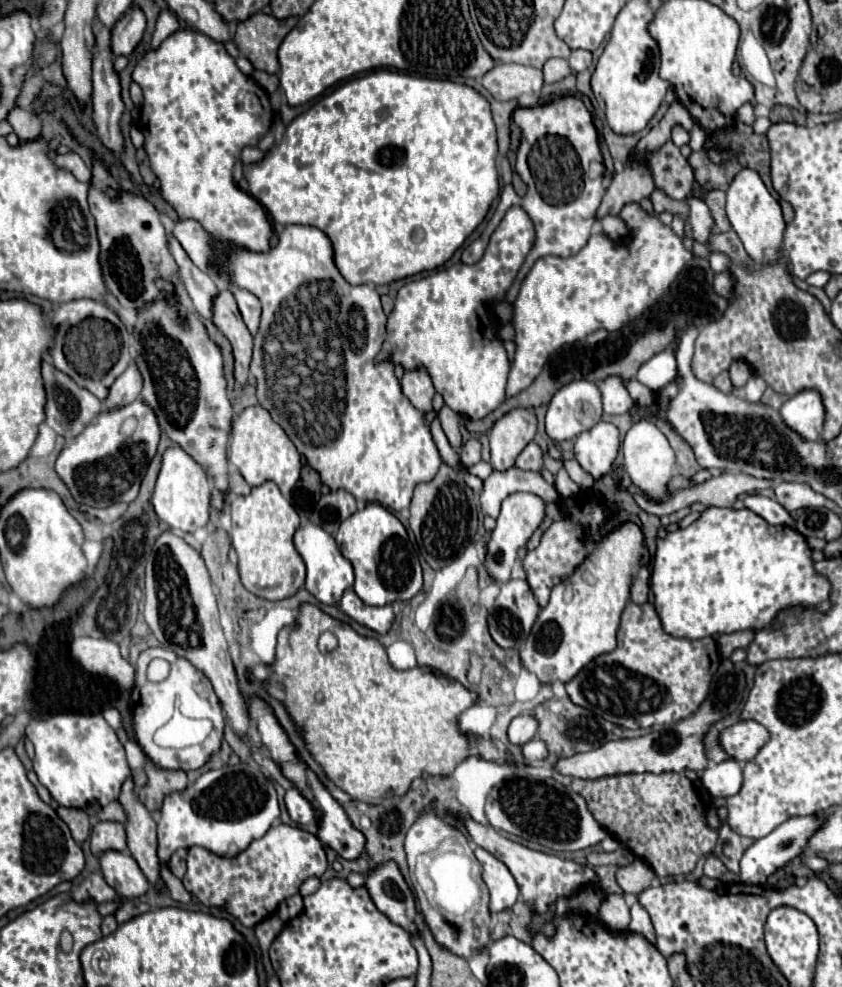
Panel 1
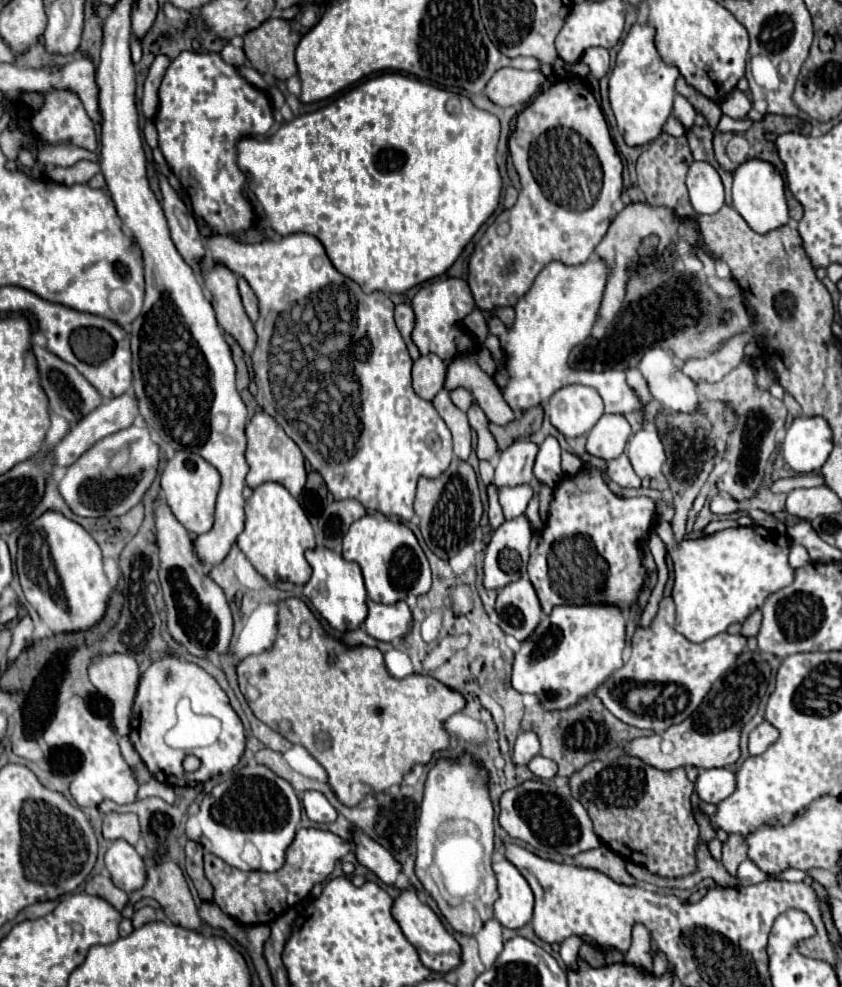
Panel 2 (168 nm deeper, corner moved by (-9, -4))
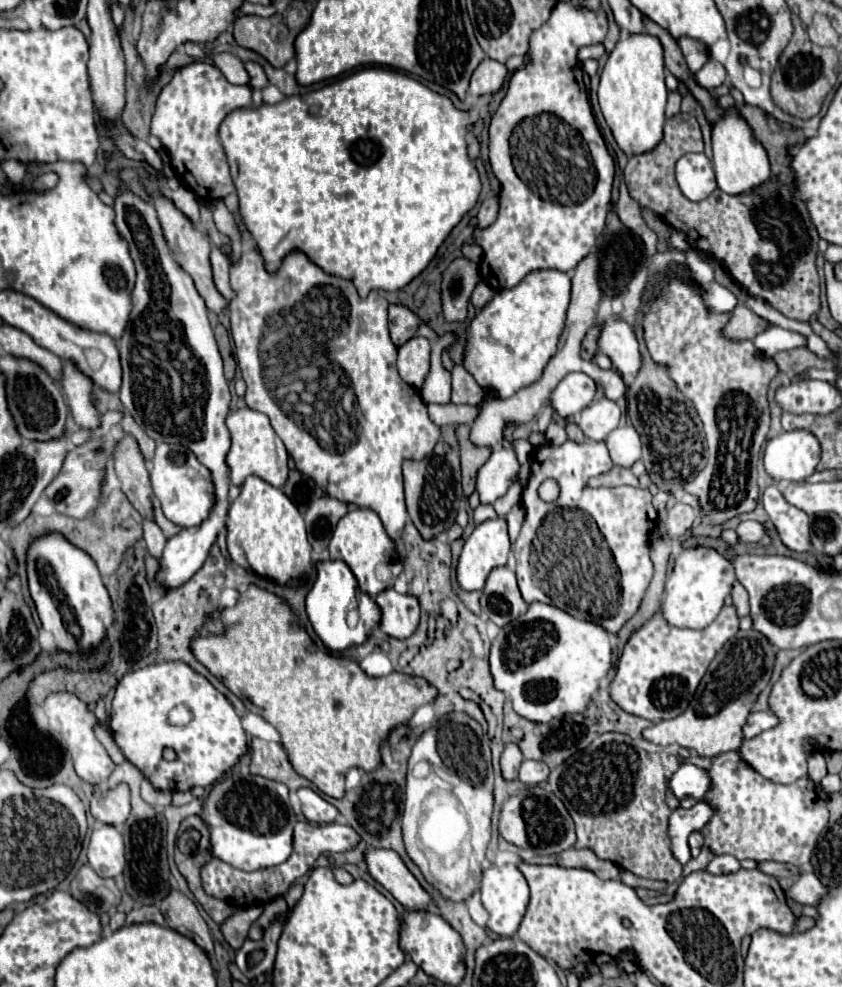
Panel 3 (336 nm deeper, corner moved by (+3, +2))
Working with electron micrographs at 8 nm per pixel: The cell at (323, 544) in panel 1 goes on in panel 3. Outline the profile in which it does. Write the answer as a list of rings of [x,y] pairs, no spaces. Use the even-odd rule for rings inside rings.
[[[320,561],[316,565],[316,579],[306,595],[306,613],[316,635],[332,651],[342,651],[350,645],[364,643],[372,627],[378,625],[378,611],[374,603],[368,599],[366,593],[362,595],[362,591],[358,591],[358,583],[344,561]]]

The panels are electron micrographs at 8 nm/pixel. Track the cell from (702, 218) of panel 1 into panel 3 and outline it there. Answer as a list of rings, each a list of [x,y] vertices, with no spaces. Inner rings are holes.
[[[686,153],[676,163],[676,181],[682,195],[694,203],[704,201],[714,189],[714,169],[704,153]]]

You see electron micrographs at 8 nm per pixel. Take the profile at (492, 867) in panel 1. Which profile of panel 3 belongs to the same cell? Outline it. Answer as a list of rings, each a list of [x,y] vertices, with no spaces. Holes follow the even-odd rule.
[[[492,865],[482,873],[480,891],[482,891],[482,905],[488,911],[488,929],[492,929],[496,935],[512,937],[528,905],[528,883],[524,875],[518,871],[516,865],[502,865],[502,867]]]

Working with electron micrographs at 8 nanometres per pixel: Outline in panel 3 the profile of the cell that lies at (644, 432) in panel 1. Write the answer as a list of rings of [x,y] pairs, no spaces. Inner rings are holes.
[[[624,425],[612,431],[612,435],[608,435],[606,439],[606,445],[608,445],[614,465],[620,465],[626,469],[630,469],[642,455],[640,435],[636,433],[632,425]]]

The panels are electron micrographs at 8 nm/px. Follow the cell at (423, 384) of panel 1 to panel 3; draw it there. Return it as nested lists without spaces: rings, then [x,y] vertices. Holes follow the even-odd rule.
[[[414,337],[398,349],[398,373],[400,377],[420,389],[430,371],[430,341]]]

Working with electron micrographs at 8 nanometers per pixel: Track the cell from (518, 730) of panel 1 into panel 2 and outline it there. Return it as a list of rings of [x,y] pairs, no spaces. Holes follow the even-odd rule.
[[[528,731],[528,733],[520,733],[514,745],[514,753],[512,753],[512,761],[514,765],[528,765],[528,761],[532,757],[536,757],[540,753],[540,743],[538,737]]]

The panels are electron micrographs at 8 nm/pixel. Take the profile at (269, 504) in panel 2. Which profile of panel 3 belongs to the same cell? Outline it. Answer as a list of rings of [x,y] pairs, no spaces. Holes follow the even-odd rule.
[[[248,477],[228,511],[228,551],[234,563],[246,567],[248,561],[254,573],[276,583],[286,583],[300,577],[310,567],[312,547],[306,539],[304,519],[296,505],[280,489],[260,477]]]

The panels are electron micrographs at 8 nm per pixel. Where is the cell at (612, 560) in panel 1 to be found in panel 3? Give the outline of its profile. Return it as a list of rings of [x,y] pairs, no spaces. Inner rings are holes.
[[[532,603],[520,619],[502,627],[490,649],[494,687],[512,699],[518,715],[536,723],[548,723],[566,713],[584,711],[610,665],[612,645],[604,627],[592,621],[576,619],[570,613],[546,603]]]

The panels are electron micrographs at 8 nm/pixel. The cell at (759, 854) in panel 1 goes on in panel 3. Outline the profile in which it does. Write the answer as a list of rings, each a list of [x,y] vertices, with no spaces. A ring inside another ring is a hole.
[[[716,855],[710,865],[706,867],[708,873],[712,875],[728,875],[728,873],[736,873],[740,871],[740,861],[732,855]]]

